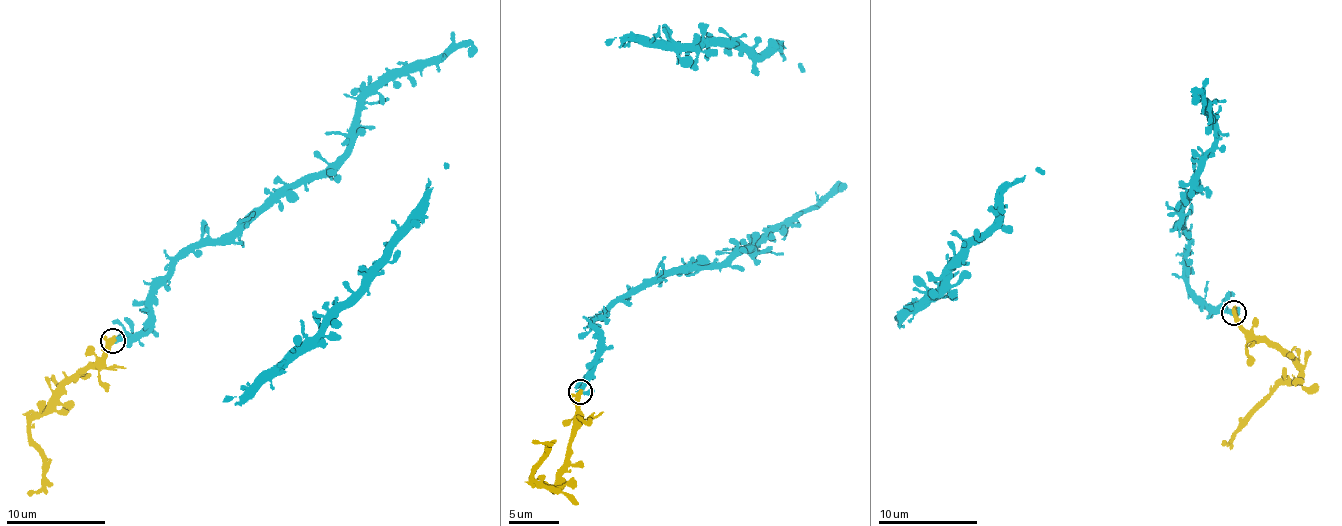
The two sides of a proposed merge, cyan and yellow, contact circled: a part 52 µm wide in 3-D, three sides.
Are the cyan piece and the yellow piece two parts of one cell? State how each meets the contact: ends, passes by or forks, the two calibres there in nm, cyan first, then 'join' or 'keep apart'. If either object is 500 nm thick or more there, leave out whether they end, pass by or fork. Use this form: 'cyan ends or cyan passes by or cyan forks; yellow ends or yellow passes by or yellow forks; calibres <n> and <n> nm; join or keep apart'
cyan passes by; yellow ends; calibres 280 and 480 nm; join

